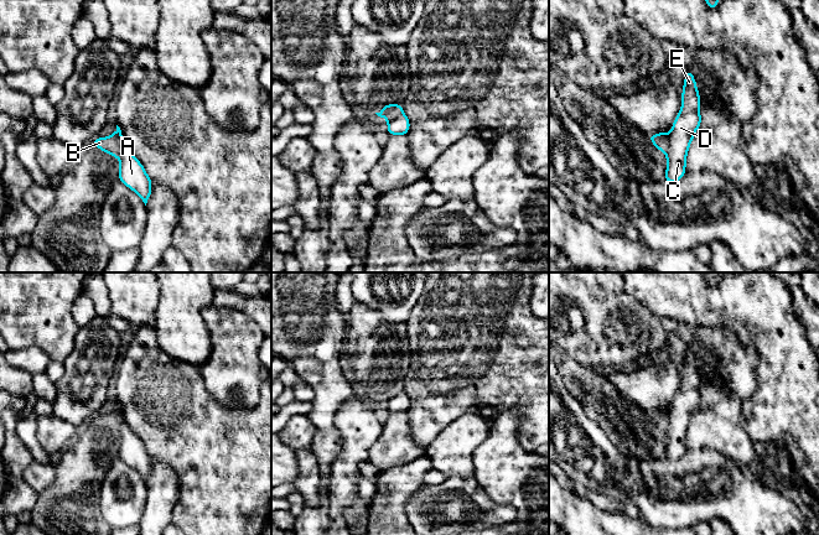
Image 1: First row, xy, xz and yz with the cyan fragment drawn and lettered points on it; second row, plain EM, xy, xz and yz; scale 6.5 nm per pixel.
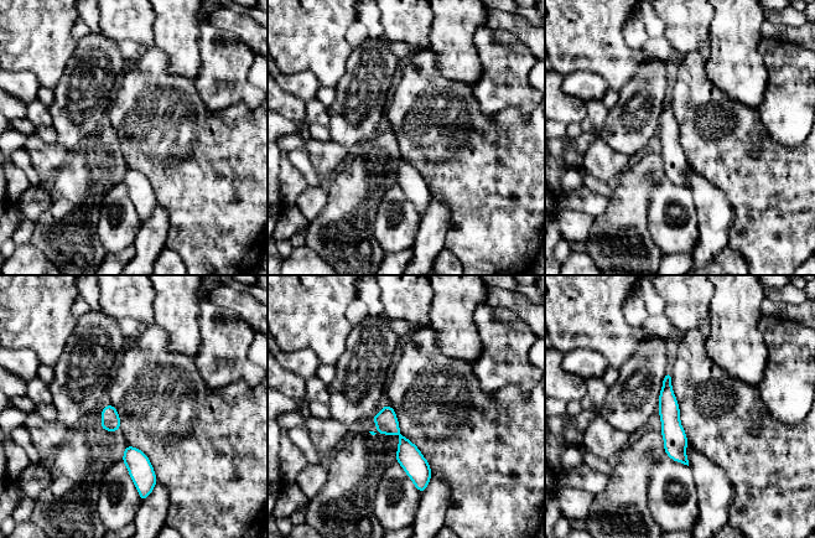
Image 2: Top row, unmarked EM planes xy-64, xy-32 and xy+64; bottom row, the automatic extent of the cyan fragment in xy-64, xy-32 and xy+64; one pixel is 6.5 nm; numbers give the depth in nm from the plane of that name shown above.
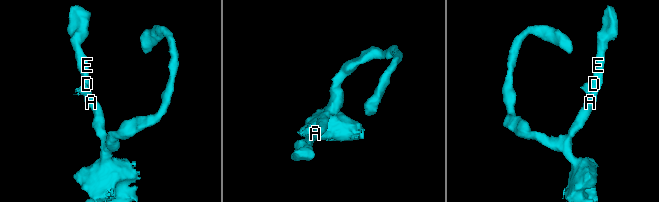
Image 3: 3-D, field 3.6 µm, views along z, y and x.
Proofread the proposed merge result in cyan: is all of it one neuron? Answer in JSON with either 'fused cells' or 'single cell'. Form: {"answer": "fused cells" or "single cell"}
{"answer": "fused cells"}

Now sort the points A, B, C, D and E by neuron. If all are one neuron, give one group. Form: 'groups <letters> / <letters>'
groups A C D E / B

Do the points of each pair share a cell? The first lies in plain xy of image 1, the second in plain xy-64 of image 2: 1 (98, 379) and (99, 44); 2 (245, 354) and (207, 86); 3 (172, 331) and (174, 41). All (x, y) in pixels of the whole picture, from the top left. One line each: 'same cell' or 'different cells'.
1: same cell
2: same cell
3: same cell

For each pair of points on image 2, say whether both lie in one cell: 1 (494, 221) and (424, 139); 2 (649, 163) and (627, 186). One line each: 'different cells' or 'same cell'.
1: same cell
2: same cell

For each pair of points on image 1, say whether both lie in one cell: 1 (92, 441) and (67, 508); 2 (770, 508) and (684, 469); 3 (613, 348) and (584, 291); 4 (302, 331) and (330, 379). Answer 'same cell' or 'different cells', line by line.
1: same cell
2: same cell
3: same cell
4: same cell

